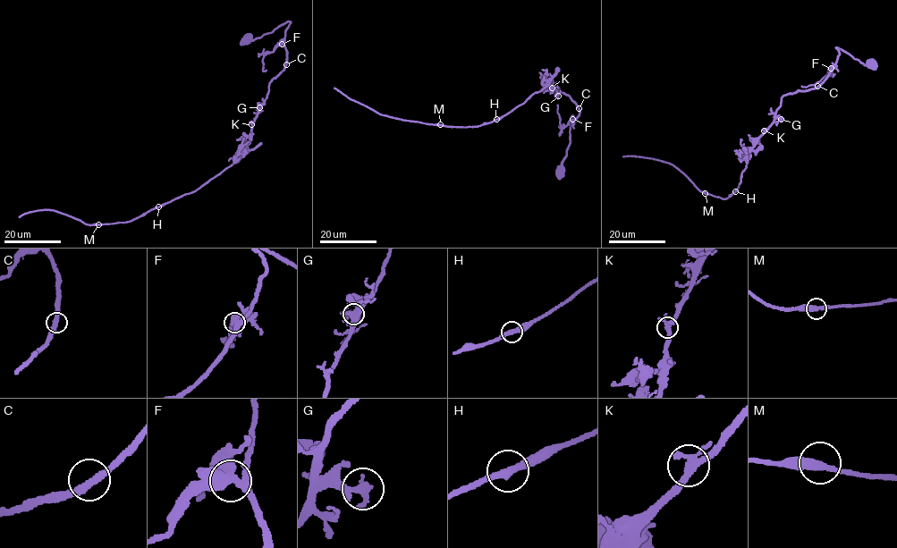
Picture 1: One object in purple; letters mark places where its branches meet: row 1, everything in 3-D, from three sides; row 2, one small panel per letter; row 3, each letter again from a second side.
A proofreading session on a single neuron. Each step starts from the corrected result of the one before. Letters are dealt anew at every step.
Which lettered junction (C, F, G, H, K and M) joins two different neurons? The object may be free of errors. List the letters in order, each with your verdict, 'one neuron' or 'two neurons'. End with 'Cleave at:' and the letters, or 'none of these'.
C: one neuron
F: one neuron
G: one neuron
H: one neuron
K: one neuron
M: one neuron
Cleave at: none of these

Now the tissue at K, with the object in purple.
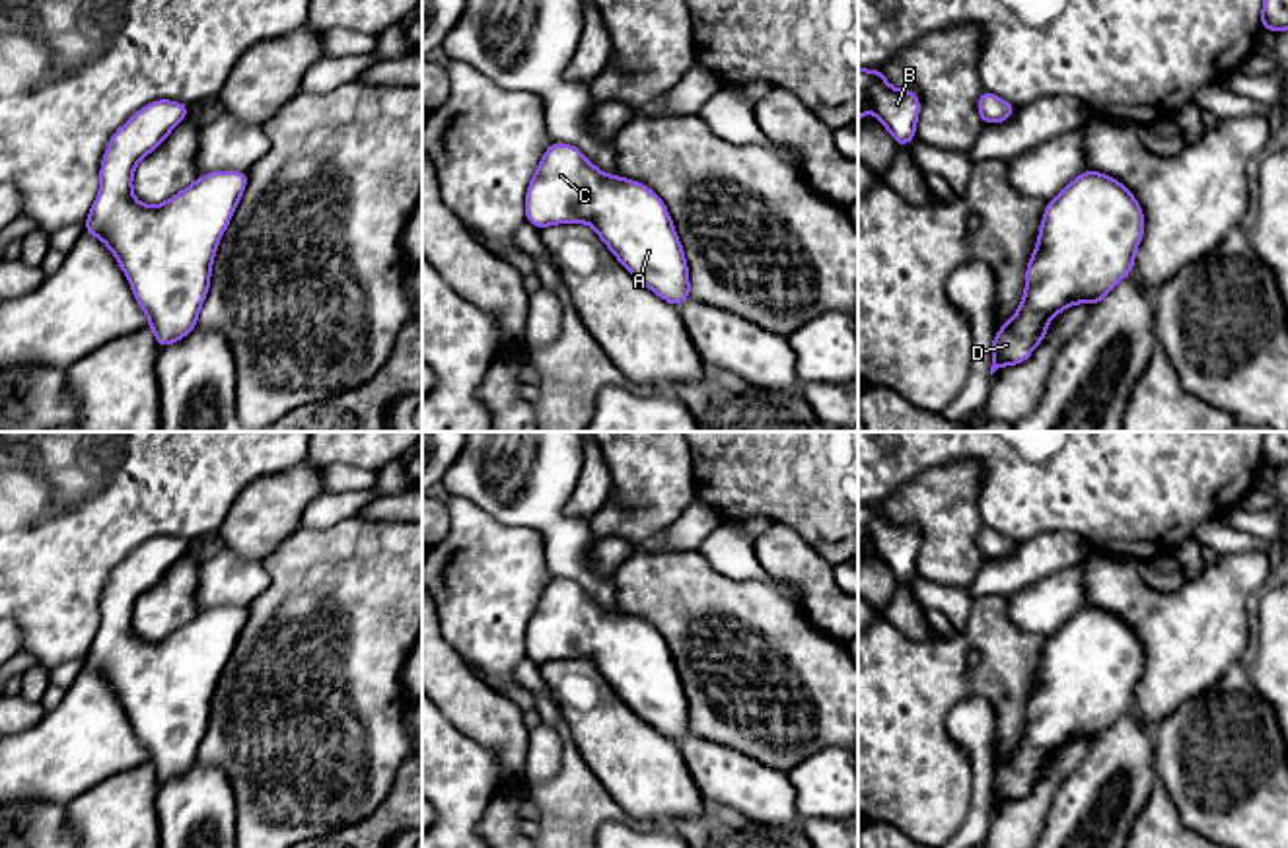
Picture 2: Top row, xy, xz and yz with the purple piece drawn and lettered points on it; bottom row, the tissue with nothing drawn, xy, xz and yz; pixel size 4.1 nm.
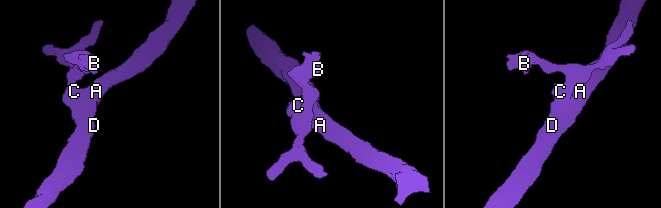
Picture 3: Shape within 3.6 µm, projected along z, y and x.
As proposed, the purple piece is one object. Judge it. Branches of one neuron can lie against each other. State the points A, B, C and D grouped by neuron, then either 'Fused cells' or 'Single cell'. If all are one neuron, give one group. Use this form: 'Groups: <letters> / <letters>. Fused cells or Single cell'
Groups: A B C D. Single cell

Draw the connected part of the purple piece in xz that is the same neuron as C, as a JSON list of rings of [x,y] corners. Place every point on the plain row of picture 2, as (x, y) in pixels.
[[[551,578],[525,626],[525,655],[537,665],[590,659],[619,698],[667,739],[691,733],[689,702],[663,636],[646,620],[601,609],[576,582]]]

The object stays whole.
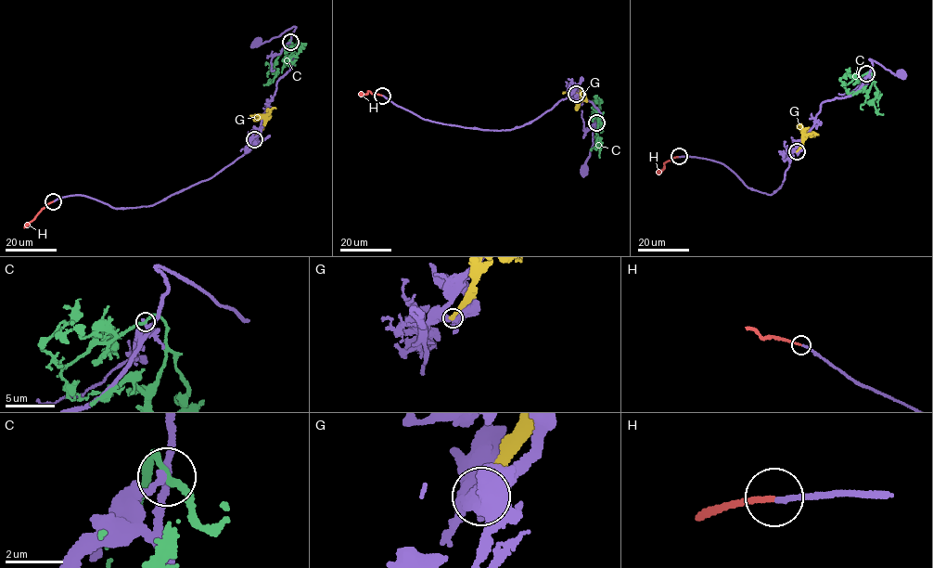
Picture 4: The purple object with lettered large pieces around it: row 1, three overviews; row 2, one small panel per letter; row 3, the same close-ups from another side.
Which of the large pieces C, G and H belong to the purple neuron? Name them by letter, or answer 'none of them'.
H

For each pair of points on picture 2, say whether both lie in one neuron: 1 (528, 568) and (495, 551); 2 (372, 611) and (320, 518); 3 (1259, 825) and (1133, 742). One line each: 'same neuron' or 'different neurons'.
1: same neuron
2: different neurons
3: different neurons

